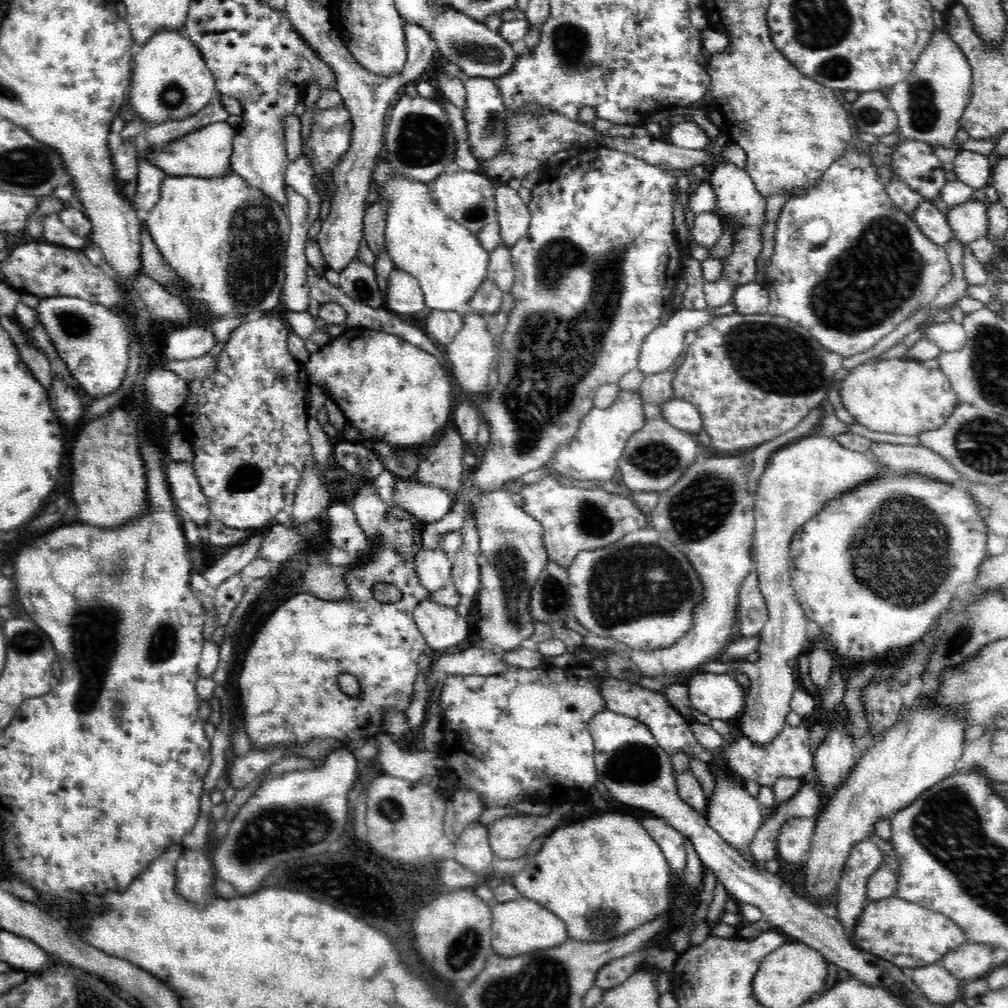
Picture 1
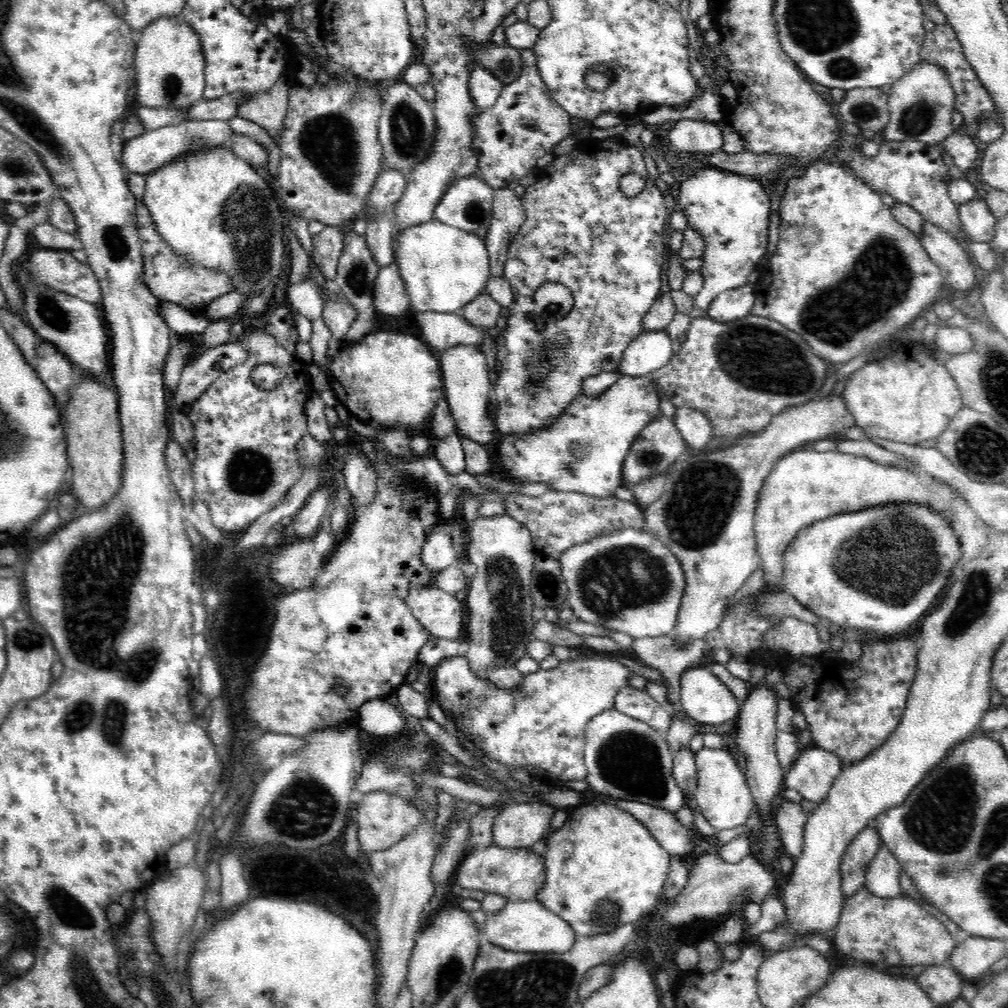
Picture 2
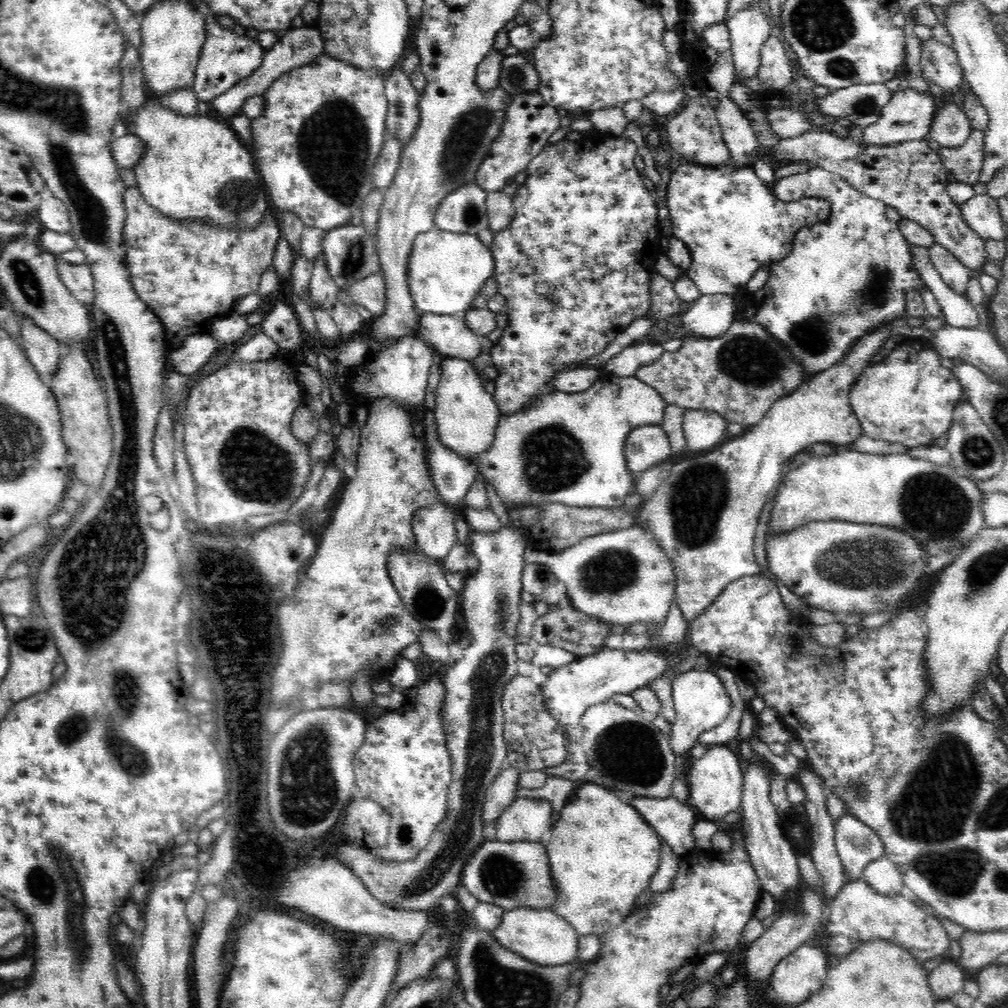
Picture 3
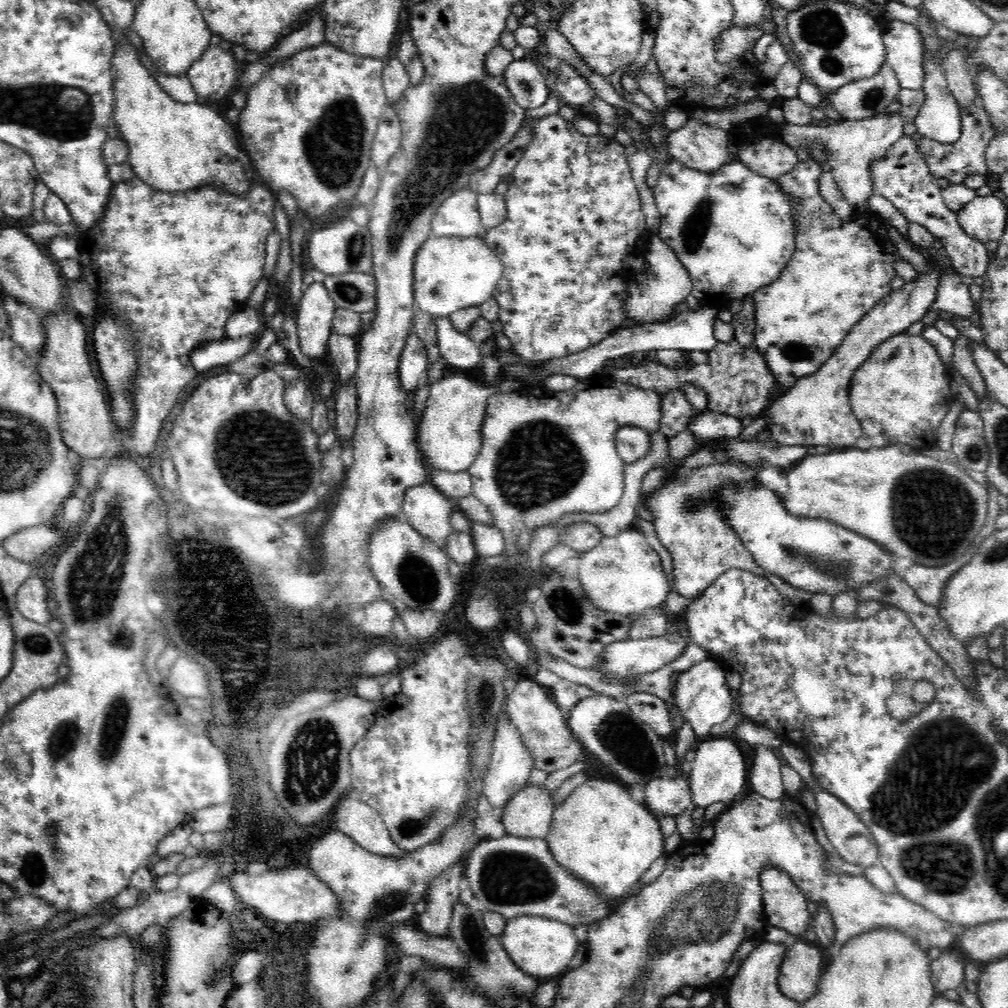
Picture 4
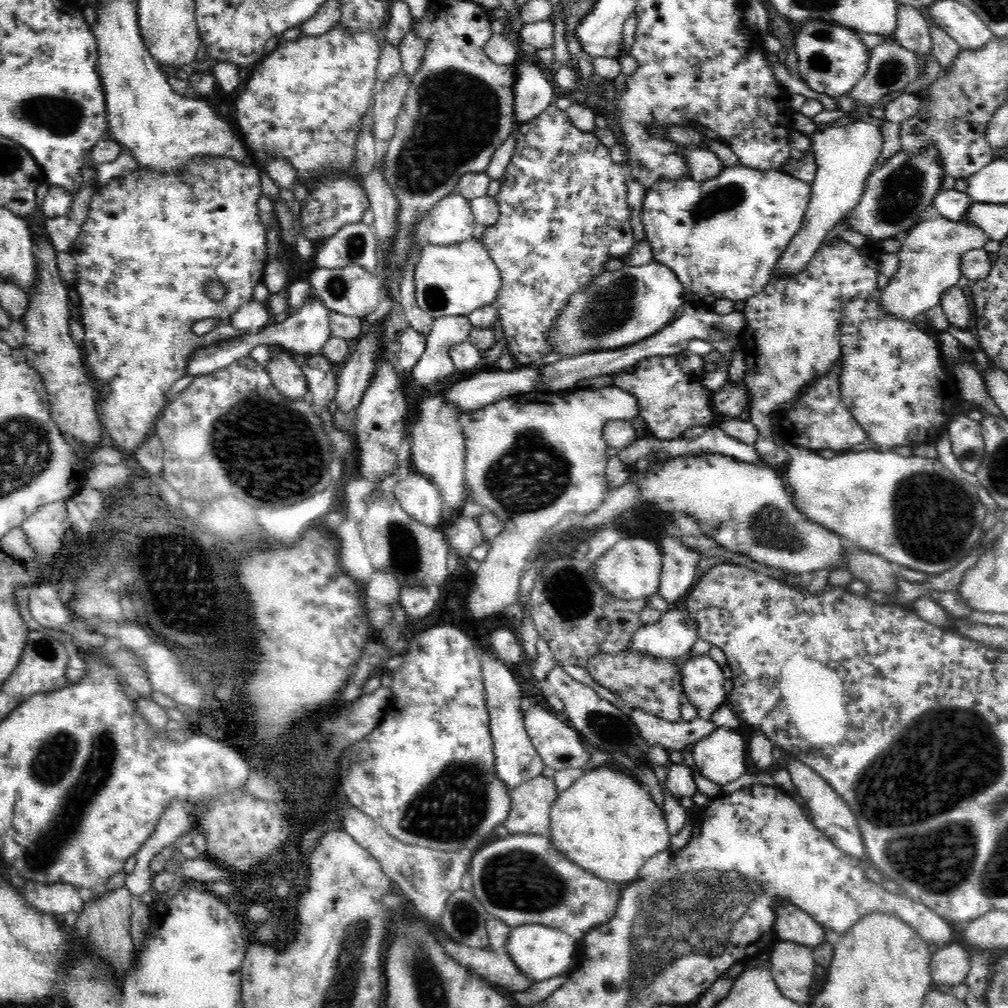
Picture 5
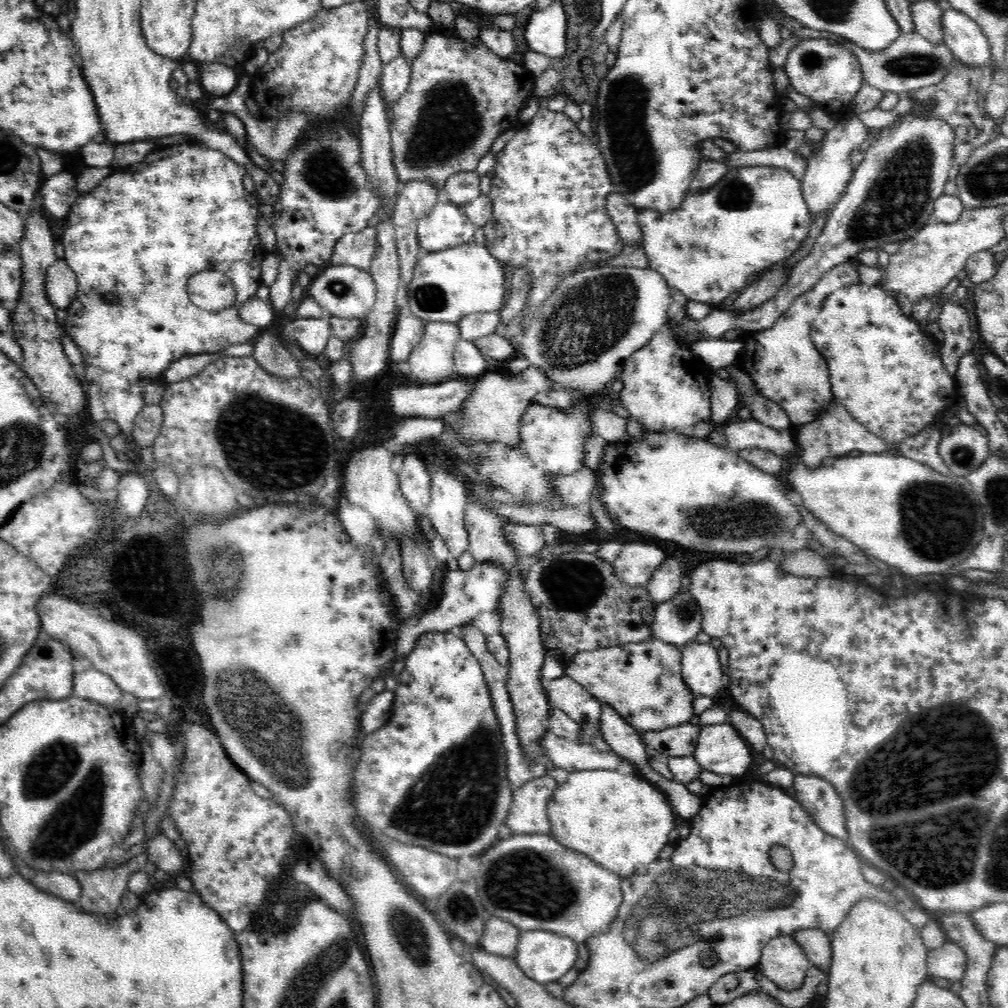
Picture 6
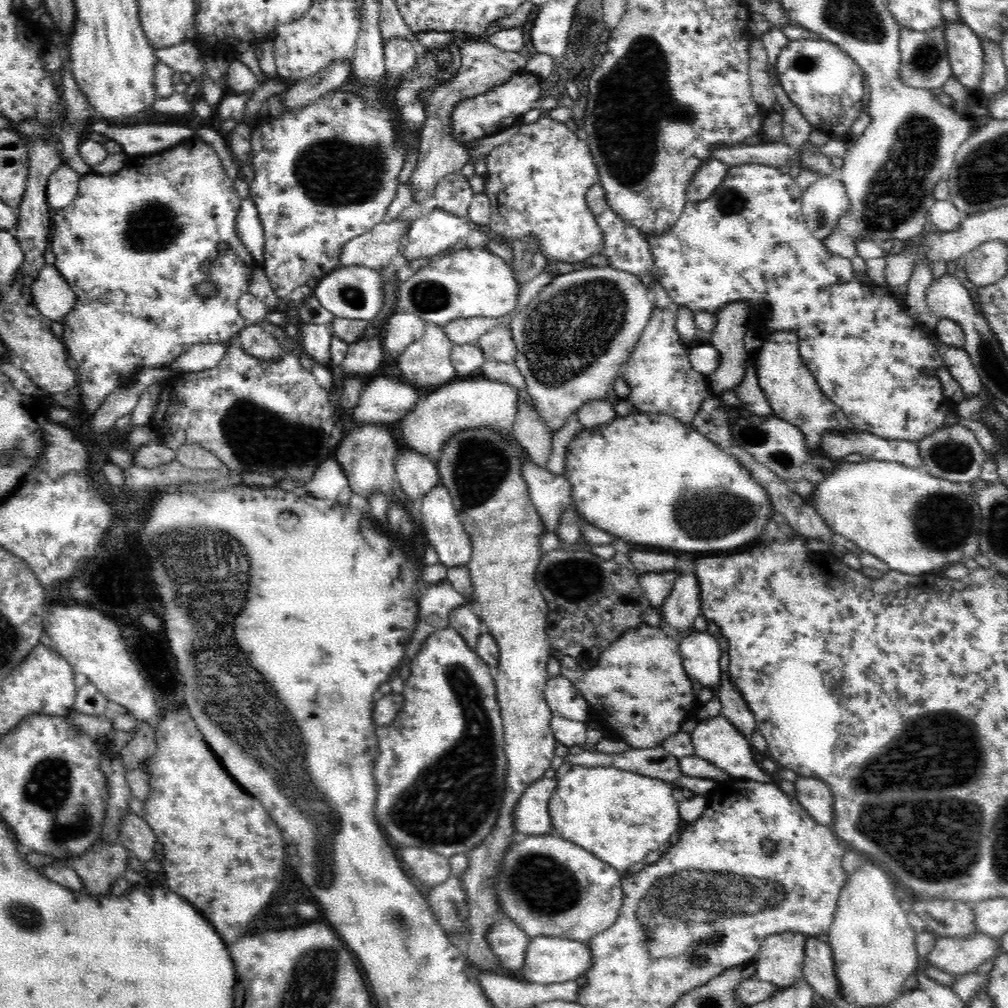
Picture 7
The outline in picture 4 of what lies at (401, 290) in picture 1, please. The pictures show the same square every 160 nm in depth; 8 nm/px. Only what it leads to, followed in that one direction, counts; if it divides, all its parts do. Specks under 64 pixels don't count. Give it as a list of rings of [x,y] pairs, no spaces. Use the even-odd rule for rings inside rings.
[[[347,272],[324,277],[324,285],[334,299],[336,308],[362,314],[377,308],[377,280],[372,273]]]

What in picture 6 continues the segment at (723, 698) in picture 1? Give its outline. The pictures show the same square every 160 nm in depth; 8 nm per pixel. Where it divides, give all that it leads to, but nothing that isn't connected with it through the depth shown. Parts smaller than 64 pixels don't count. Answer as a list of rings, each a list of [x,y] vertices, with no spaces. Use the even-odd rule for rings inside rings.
[[[692,641],[682,648],[681,675],[694,697],[714,698],[721,689],[720,656],[711,644]]]

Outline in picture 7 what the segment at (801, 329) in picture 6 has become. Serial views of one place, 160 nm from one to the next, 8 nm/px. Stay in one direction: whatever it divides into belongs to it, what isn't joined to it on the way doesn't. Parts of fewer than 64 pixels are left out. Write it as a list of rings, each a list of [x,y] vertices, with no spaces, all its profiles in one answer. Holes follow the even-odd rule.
[[[774,331],[763,337],[763,343],[750,361],[754,361],[760,388],[764,391],[773,414],[797,426],[804,435],[807,447],[817,451],[824,431],[860,431],[820,389],[816,377],[806,367],[798,353],[798,333]]]

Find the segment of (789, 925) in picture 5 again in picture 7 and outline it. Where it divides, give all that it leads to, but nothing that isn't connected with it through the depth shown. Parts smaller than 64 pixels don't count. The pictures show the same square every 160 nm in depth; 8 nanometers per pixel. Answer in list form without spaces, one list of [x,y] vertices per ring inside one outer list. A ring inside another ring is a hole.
[[[807,936],[805,942],[805,957],[804,966],[802,970],[802,976],[812,985],[812,989],[814,989],[814,994],[816,996],[816,1000],[822,1002],[823,1000],[830,1000],[834,1002],[835,1005],[842,1005],[843,1007],[847,1007],[847,1005],[843,1005],[841,994],[839,993],[839,982],[837,981],[835,962],[833,957],[832,949],[830,945],[826,943],[826,939],[820,940],[820,936]]]

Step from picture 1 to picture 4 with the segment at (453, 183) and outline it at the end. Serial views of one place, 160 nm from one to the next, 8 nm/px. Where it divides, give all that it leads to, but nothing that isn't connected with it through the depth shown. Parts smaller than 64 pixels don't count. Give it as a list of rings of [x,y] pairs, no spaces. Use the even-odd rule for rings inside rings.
[[[470,187],[457,190],[436,210],[431,223],[434,237],[476,237],[482,227],[477,208],[478,193]]]

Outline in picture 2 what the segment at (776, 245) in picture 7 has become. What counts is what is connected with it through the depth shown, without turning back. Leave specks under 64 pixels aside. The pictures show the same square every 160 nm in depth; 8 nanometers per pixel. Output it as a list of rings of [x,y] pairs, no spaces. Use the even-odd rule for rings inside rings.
[[[715,167],[680,182],[676,199],[677,208],[683,208],[680,210],[688,216],[689,226],[702,233],[706,243],[700,268],[704,286],[694,302],[700,310],[708,310],[718,294],[746,285],[752,270],[760,268],[760,258],[767,252],[773,203],[762,178],[751,179]]]

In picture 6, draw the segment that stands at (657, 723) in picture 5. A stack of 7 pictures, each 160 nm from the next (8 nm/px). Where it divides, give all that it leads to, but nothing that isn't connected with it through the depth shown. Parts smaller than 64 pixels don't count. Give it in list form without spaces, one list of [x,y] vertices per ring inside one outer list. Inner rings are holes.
[[[684,722],[664,730],[647,730],[639,732],[643,743],[653,751],[669,757],[694,756],[700,724]]]

